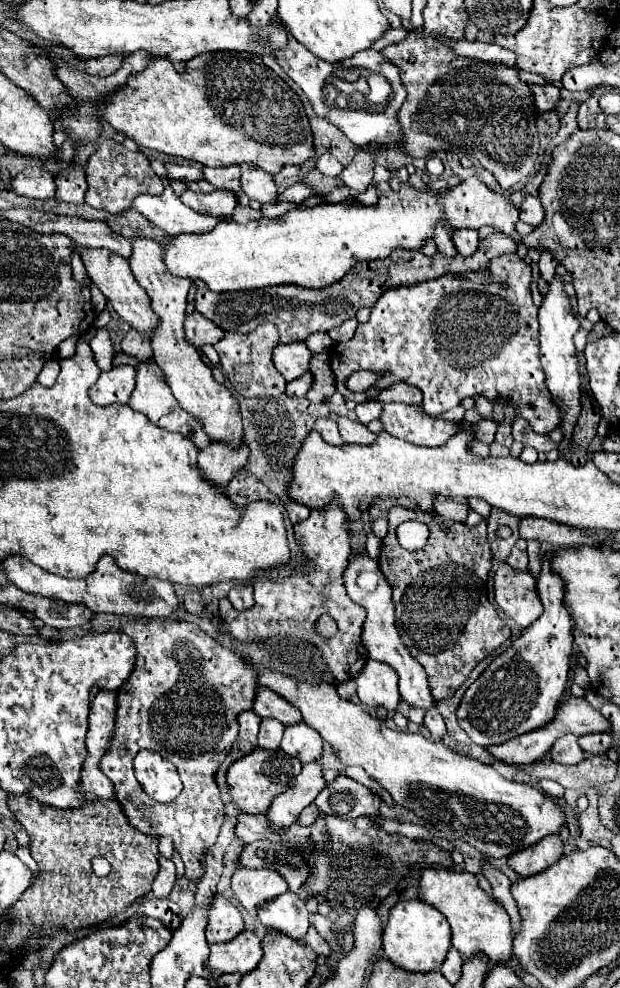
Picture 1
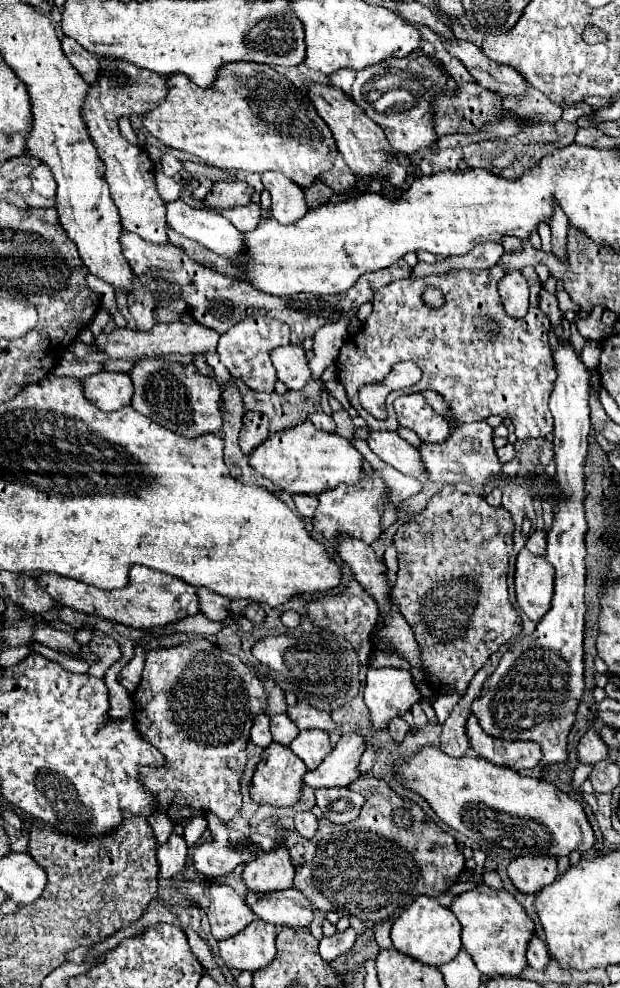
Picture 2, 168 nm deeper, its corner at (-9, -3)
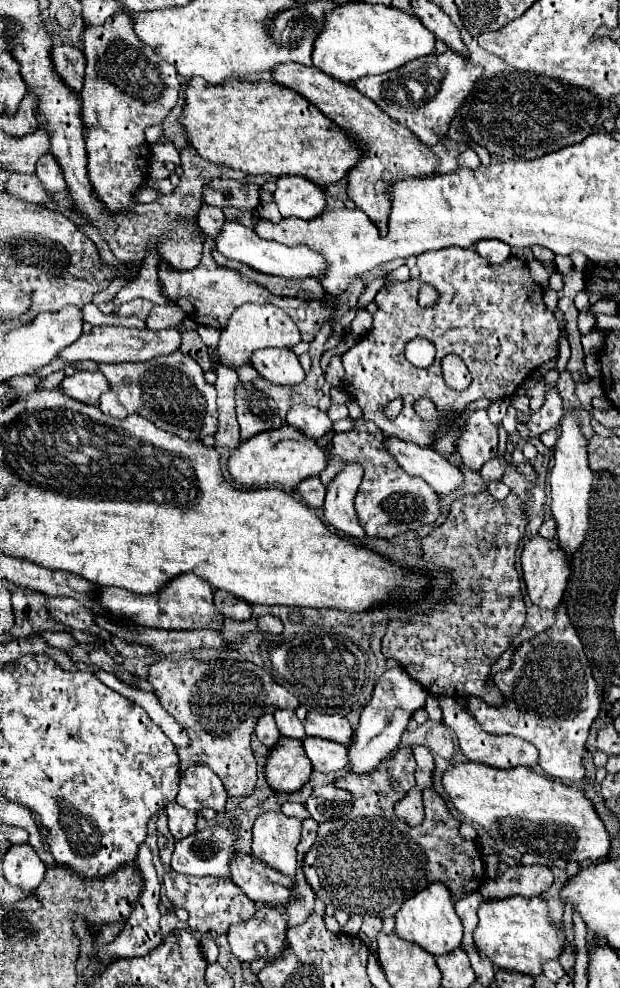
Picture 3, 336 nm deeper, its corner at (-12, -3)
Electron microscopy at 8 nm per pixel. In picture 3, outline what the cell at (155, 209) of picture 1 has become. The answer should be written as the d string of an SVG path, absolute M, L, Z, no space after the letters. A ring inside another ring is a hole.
M227 220L223 224L221 232L215 236L215 242L217 242L217 250L223 256L237 260L237 262L243 262L261 274L281 276L281 278L289 278L289 280L303 280L303 278L321 280L327 274L327 262L325 262L323 254L309 248L307 244L287 246L287 244L279 244L275 240L263 240L251 228L239 224L235 220Z

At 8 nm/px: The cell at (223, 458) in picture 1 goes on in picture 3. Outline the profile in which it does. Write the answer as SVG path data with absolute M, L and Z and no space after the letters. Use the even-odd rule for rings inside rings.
M237 382L235 412L241 428L241 440L249 440L259 432L273 430L283 424L277 404L267 394L257 390L253 382Z

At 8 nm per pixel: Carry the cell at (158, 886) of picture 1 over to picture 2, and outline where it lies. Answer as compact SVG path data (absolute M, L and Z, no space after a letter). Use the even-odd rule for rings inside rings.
M172 834L172 836L168 838L168 842L166 842L166 844L162 844L162 846L158 848L160 876L162 876L164 880L174 878L174 876L184 868L186 854L188 854L188 848L186 848L184 838L182 838L182 836Z

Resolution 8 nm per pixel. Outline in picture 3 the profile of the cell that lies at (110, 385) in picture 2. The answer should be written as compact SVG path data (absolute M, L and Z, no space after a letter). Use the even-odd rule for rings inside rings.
M75 372L59 384L61 392L83 404L97 404L99 396L109 390L109 382L99 372Z

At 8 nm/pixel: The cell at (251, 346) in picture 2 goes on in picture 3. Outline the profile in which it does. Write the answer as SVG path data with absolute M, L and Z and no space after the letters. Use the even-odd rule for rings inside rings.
M243 304L231 314L227 328L221 330L221 340L219 340L217 350L219 350L221 362L229 368L235 368L241 364L249 364L249 356L257 348L283 346L283 344L293 346L297 342L301 342L301 332L297 324L281 308L273 304Z

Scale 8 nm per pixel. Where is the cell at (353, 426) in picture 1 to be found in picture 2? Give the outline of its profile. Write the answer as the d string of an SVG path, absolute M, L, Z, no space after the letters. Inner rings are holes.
M370 430L366 444L380 460L394 466L396 470L400 470L406 476L418 478L424 472L422 460L418 460L418 450L414 446L410 446L406 440L402 440L396 432Z

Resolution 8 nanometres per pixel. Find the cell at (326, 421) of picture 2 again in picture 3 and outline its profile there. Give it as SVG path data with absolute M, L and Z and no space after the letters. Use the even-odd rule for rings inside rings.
M295 404L289 408L285 422L289 426L295 426L297 430L301 430L305 436L319 440L321 436L325 436L331 430L331 420L325 412L319 412L315 406L305 406L305 404Z

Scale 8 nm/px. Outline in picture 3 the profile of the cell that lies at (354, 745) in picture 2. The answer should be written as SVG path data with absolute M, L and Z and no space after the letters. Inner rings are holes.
M399 666L387 670L377 682L377 686L373 688L373 696L369 704L361 712L361 722L355 730L353 744L349 746L349 762L353 766L351 772L365 774L377 768L377 764L399 746L399 740L413 712L417 708L423 708L425 698L427 698L425 688L421 688L421 684L417 684L417 680L413 680L407 672L401 672Z

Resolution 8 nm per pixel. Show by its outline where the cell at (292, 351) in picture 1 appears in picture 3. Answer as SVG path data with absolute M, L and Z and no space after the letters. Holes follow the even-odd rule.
M263 348L253 352L251 366L273 384L299 384L305 372L289 348Z

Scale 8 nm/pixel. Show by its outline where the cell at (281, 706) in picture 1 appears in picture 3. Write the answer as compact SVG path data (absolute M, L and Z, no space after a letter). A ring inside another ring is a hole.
M319 712L307 714L305 730L307 730L307 736L327 738L327 740L339 742L343 746L349 746L353 742L353 732L355 732L345 716L341 716L341 714L319 714Z

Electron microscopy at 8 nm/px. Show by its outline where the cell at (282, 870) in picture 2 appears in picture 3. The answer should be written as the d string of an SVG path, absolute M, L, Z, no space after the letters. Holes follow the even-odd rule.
M263 812L253 824L253 856L293 878L295 846L301 840L301 820L283 812Z

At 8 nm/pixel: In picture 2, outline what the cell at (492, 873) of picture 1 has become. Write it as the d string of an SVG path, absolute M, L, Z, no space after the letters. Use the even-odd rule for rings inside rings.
M534 932L530 942L528 942L528 952L526 952L528 964L536 970L542 970L548 964L548 948L546 944L540 940L540 936Z

